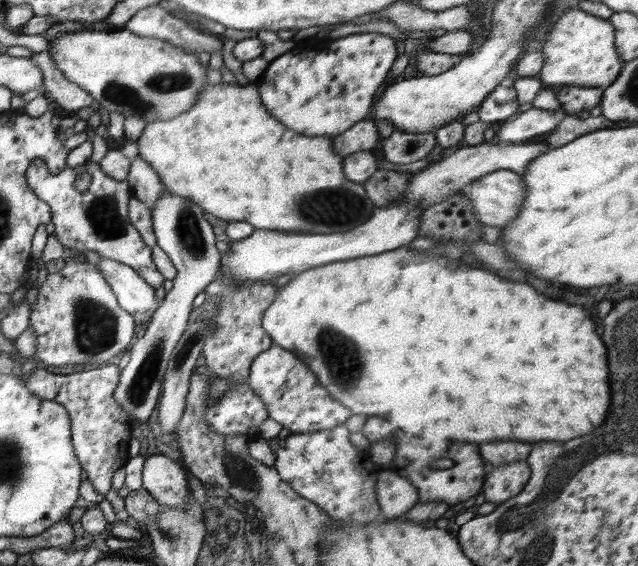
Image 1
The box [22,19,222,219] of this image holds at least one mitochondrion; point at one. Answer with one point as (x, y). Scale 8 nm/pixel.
(116, 92)

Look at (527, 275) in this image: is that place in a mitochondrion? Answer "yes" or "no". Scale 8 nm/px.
no

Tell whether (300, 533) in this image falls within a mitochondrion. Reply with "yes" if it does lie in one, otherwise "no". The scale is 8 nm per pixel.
yes

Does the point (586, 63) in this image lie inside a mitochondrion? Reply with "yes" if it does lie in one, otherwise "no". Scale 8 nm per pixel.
no

